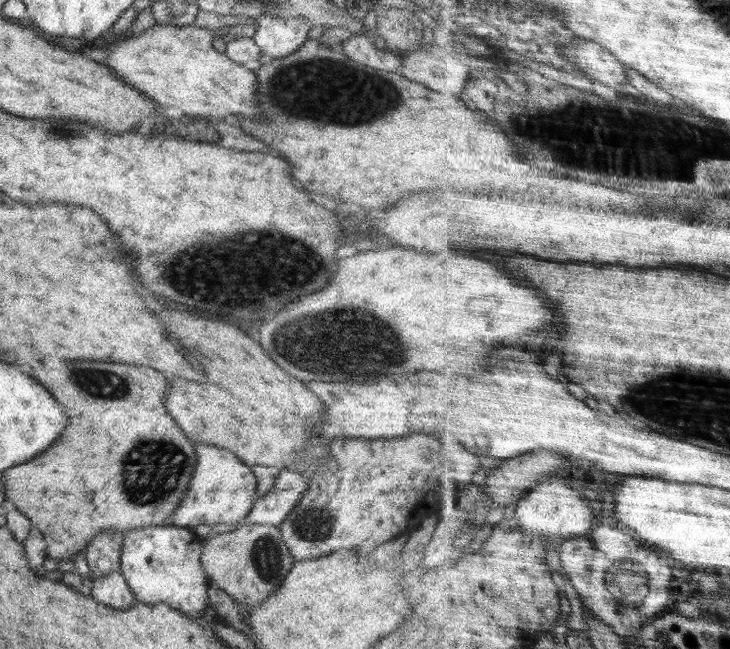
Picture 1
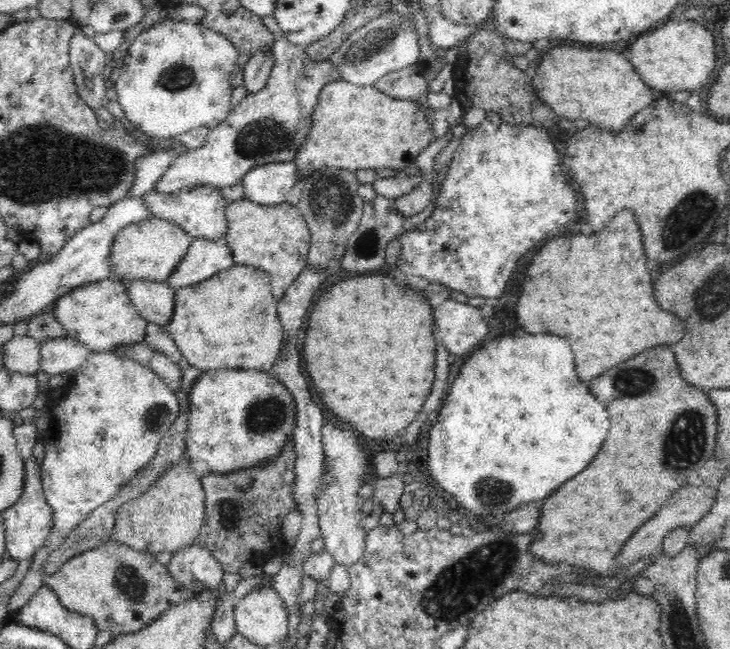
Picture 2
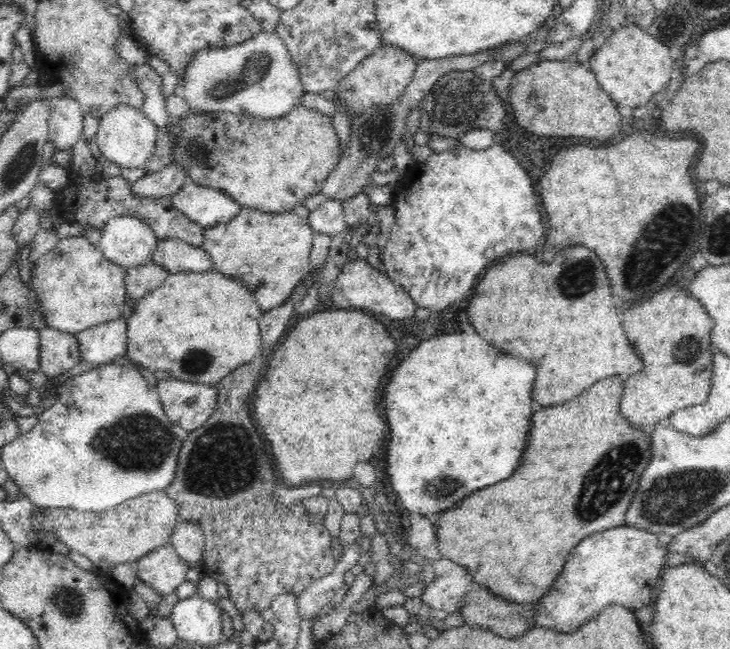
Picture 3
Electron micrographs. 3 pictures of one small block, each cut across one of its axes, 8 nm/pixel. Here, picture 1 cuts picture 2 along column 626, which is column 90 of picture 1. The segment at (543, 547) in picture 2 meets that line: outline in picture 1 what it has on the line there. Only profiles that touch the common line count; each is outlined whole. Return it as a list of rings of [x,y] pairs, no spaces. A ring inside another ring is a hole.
[[[46,360],[46,366],[36,364],[34,368],[30,368],[28,364],[22,364],[20,370],[32,378],[36,378],[40,384],[44,384],[44,388],[64,406],[64,410],[70,414],[70,422],[68,426],[64,426],[60,438],[42,454],[38,454],[36,458],[32,458],[32,462],[8,468],[2,472],[2,484],[4,484],[4,494],[6,498],[22,512],[26,514],[26,518],[30,518],[30,522],[34,527],[38,528],[48,546],[48,554],[50,558],[66,560],[75,557],[75,554],[84,552],[87,544],[100,531],[108,529],[116,529],[118,532],[132,530],[140,527],[170,525],[169,520],[173,510],[183,501],[186,494],[186,484],[192,478],[192,470],[196,466],[196,451],[193,442],[188,440],[183,430],[176,424],[176,421],[168,414],[165,407],[165,396],[168,394],[169,382],[162,372],[156,372],[149,366],[138,366],[130,364],[116,364],[116,362],[62,362],[62,360]]]

